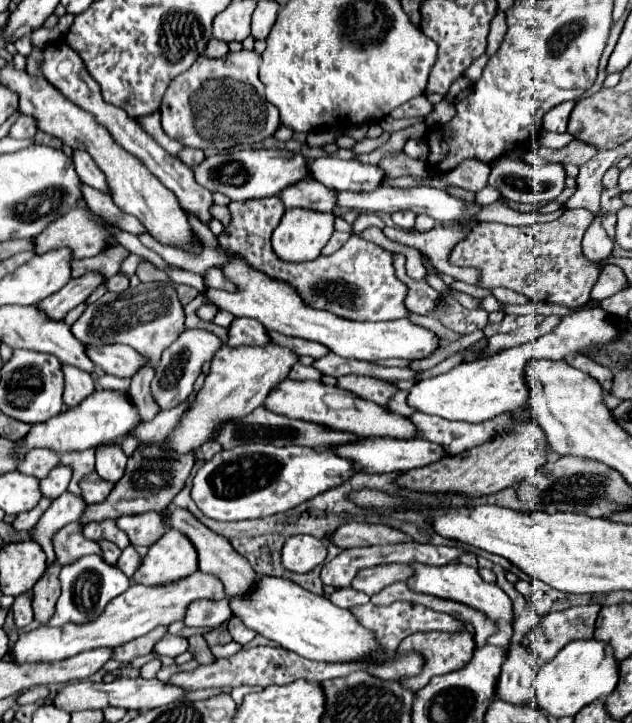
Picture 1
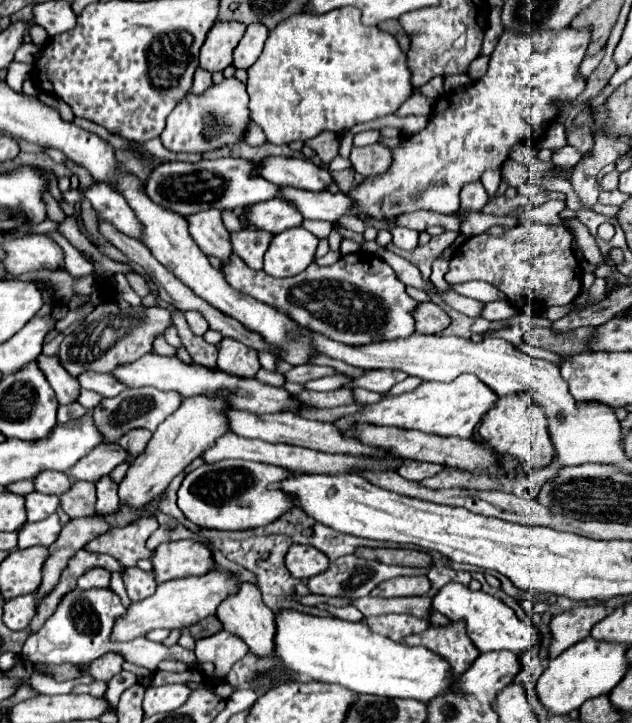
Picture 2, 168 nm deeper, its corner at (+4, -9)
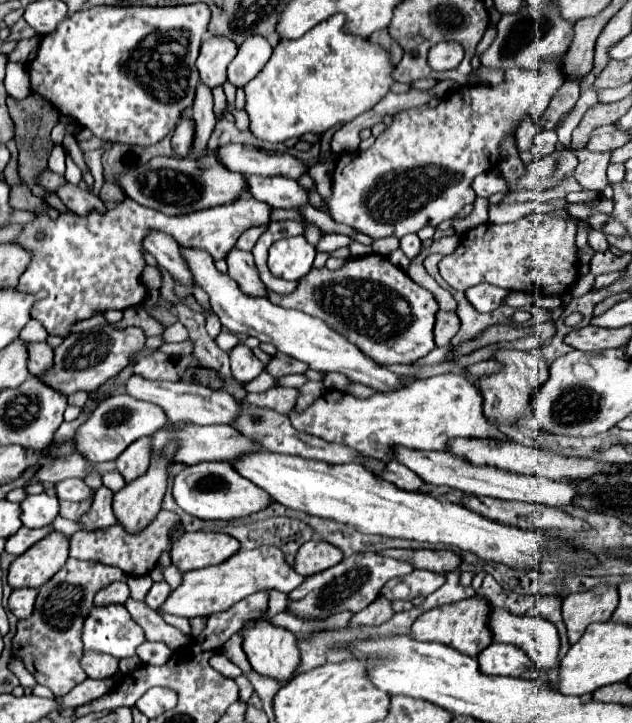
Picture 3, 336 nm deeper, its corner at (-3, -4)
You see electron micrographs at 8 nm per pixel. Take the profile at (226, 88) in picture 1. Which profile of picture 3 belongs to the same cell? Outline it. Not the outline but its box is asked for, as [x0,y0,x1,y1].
[171,117,193,157]

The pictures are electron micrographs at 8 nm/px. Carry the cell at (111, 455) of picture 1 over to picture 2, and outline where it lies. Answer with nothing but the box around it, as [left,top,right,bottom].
[96,476,120,514]

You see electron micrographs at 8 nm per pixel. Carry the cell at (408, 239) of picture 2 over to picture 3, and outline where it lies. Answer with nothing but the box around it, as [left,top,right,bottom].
[401,233,421,261]

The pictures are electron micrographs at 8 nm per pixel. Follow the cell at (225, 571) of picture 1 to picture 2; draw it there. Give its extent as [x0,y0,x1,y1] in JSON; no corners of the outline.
[218,582,274,656]

